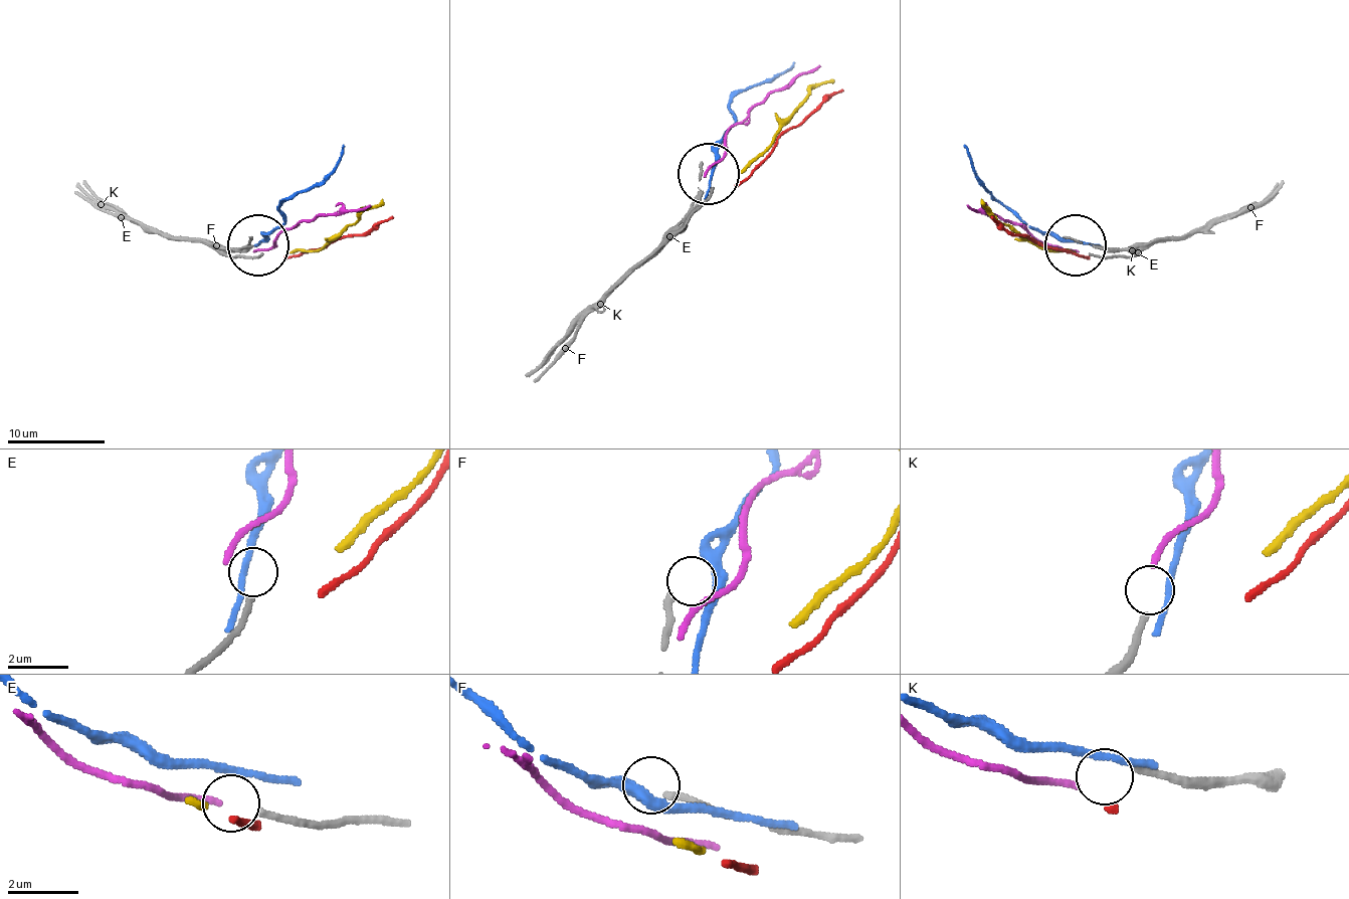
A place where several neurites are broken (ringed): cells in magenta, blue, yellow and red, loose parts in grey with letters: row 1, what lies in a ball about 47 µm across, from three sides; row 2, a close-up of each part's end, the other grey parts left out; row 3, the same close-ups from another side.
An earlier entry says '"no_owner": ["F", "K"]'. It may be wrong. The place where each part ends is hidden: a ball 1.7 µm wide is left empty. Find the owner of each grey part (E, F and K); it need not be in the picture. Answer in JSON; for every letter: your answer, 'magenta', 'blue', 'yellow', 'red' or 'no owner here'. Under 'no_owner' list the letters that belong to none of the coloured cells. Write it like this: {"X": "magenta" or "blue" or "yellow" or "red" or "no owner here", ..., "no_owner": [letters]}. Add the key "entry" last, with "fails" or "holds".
{"E": "no owner here", "F": "no owner here", "K": "no owner here", "no_owner": ["E", "F", "K"], "entry": "fails"}

